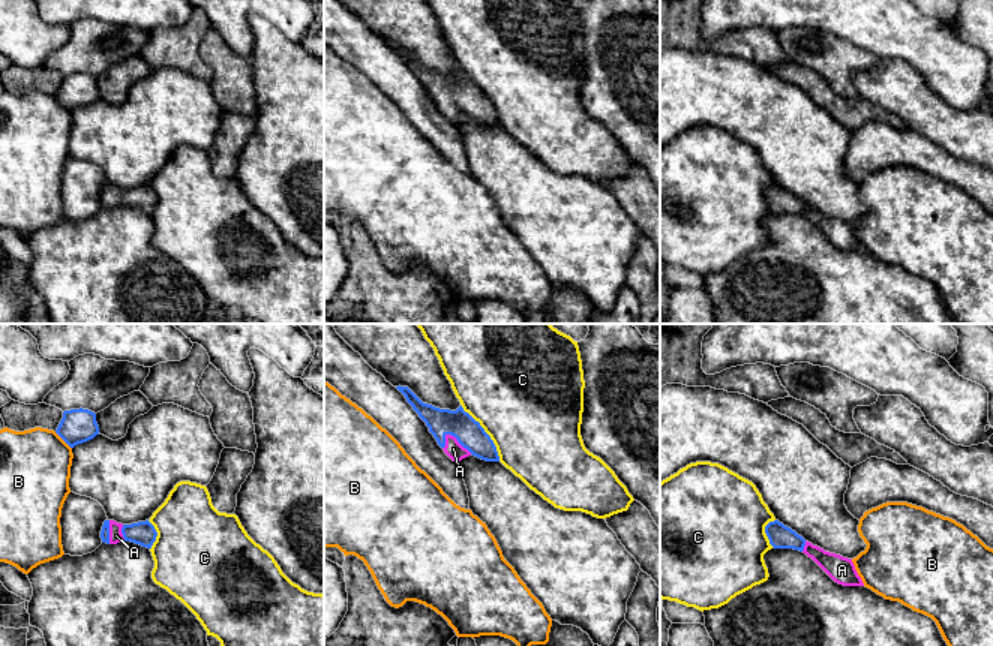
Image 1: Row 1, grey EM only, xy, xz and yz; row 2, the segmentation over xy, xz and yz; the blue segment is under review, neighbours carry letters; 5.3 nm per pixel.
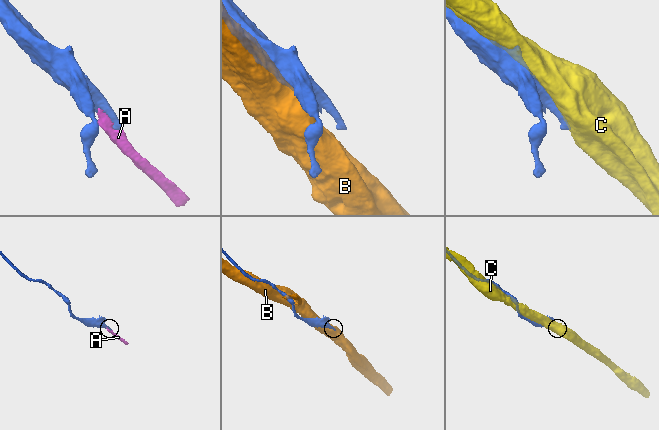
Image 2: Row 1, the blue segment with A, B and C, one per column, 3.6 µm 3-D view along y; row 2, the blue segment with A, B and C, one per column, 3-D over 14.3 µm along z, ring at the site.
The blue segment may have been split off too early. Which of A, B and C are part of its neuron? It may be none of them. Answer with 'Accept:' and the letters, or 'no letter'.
Accept: A

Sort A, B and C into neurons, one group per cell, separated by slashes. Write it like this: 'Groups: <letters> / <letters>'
Groups: A / B / C

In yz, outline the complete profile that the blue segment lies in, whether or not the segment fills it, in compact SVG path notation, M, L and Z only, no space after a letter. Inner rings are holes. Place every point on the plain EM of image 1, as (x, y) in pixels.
M778 184L765 190L765 198L774 213L794 213L812 222L836 247L843 250L864 250L852 223L825 216L813 210Z

